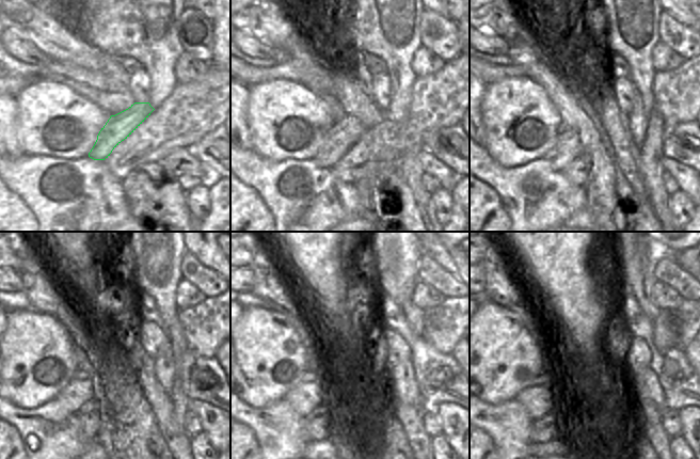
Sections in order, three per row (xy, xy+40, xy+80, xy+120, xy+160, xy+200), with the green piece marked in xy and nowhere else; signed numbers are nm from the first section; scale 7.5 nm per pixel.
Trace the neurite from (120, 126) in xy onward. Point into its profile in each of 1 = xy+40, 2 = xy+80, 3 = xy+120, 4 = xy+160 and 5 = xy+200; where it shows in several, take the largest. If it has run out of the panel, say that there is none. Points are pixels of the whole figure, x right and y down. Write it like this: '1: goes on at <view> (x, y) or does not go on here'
1: goes on at xy+40 (346, 130)
2: goes on at xy+80 (578, 131)
3: goes on at xy+120 (83, 385)
4: goes on at xy+160 (309, 393)
5: goes on at xy+200 (539, 399)

